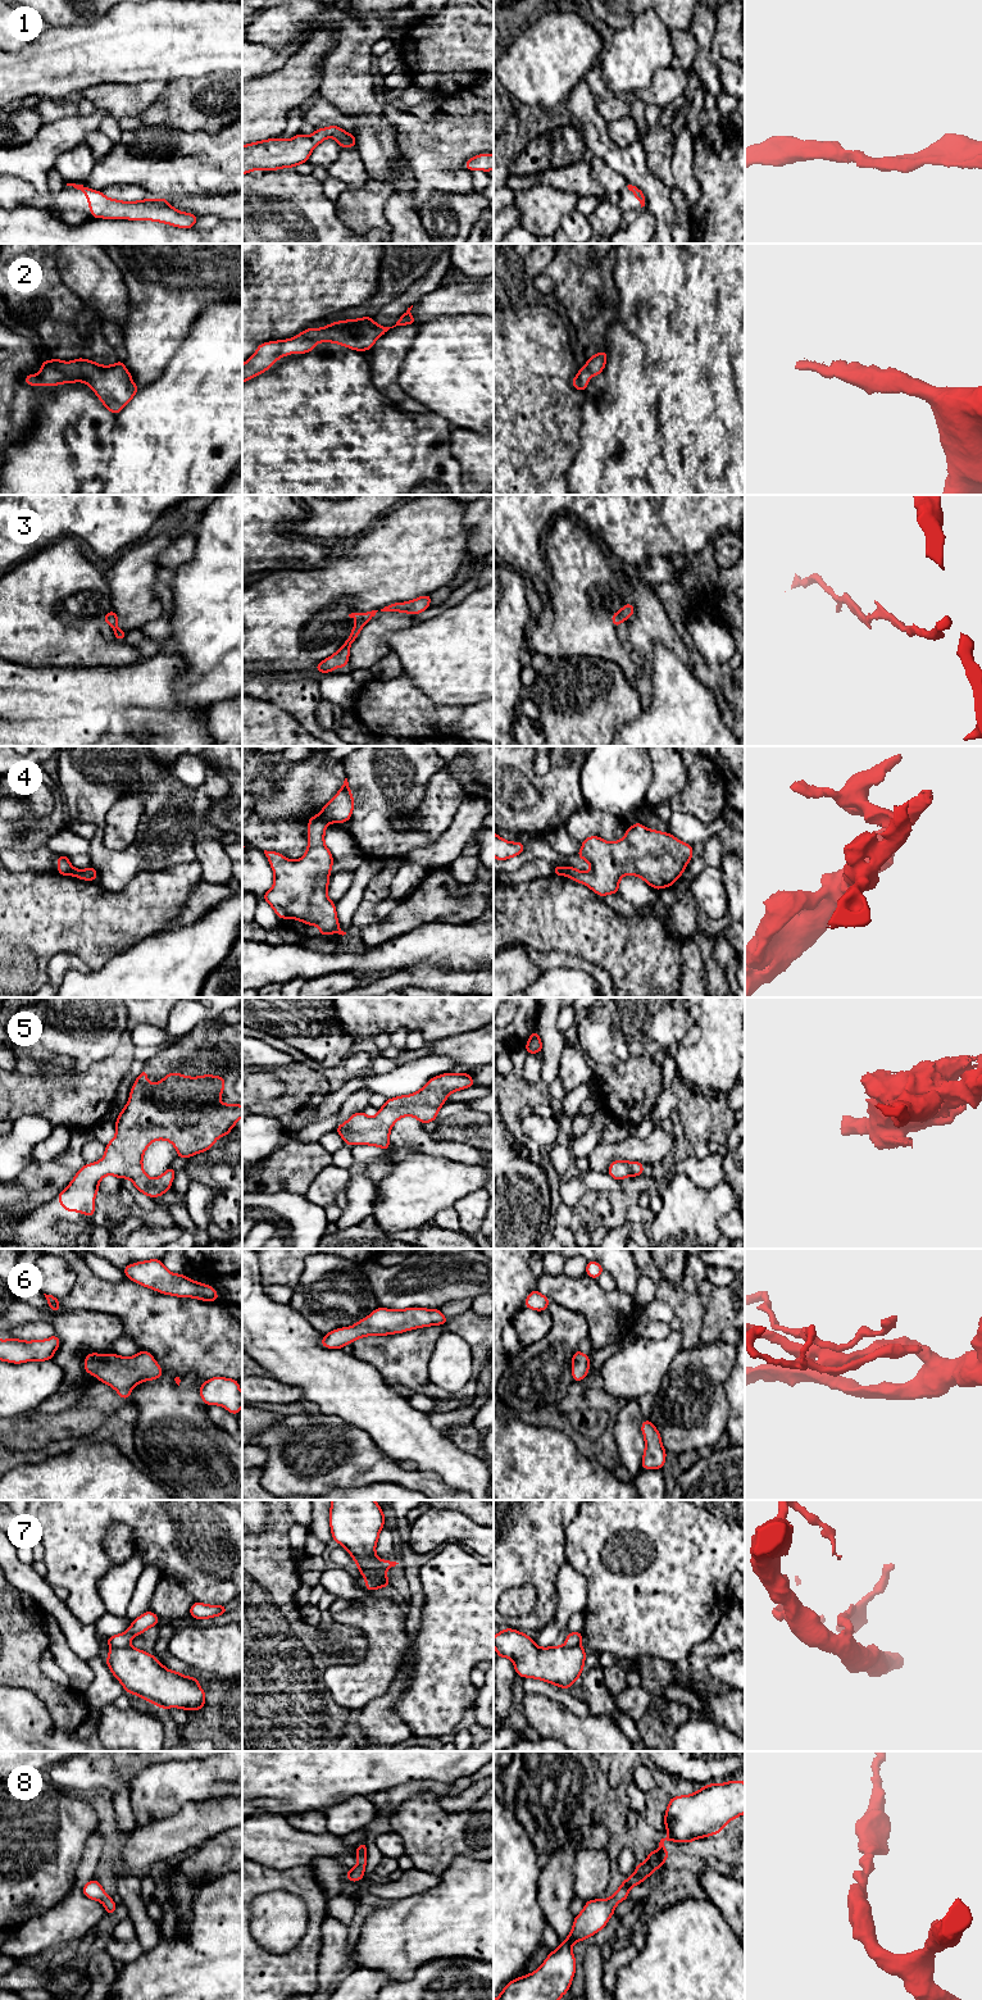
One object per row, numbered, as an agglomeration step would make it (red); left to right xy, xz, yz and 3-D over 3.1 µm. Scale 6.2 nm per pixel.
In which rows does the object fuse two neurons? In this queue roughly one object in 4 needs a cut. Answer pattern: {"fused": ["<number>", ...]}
{"fused": ["3", "4", "7"]}

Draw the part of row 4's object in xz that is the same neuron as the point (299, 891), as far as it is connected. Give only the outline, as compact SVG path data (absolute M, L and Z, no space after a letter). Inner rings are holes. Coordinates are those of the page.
M320 815L309 818L308 849L299 860L264 850L274 873L272 888L263 895L281 919L318 926L319 935L346 935L340 929L336 904L327 896L333 856L324 845L327 823Z

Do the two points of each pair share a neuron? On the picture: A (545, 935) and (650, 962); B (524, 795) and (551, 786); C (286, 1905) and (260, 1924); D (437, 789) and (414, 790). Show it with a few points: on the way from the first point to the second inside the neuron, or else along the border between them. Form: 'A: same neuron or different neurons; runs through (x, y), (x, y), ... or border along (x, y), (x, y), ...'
A: same neuron; runs through (571, 935), (599, 935), (624, 954)
B: different neurons; border along (537, 801), (528, 808), (514, 808)
C: same neuron; runs through (280, 1912), (267, 1924)
D: different neurons; border along (442, 768), (431, 778), (424, 798), (408, 816)

